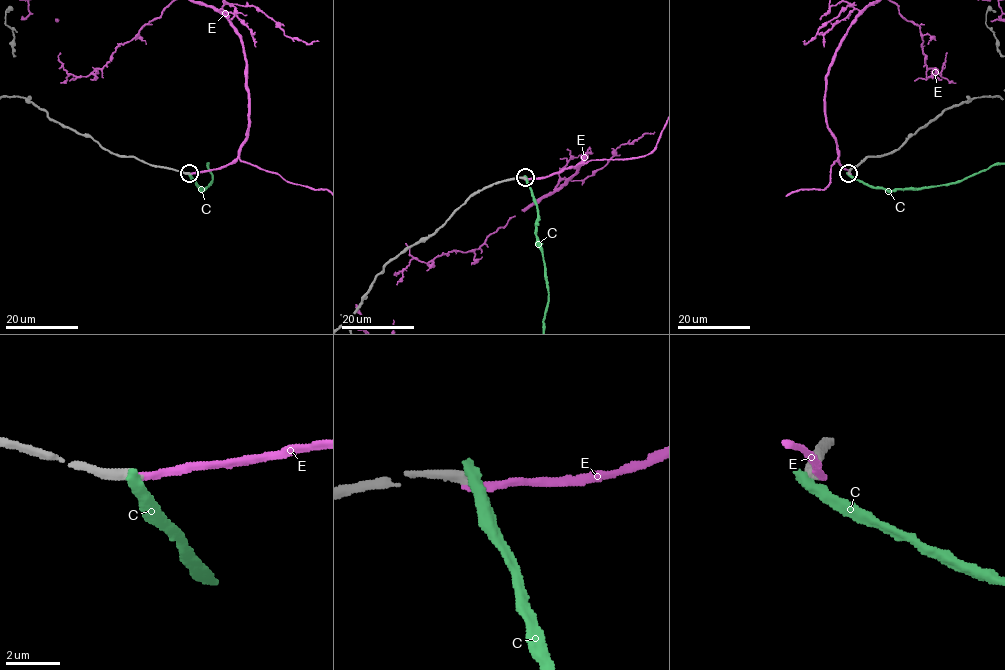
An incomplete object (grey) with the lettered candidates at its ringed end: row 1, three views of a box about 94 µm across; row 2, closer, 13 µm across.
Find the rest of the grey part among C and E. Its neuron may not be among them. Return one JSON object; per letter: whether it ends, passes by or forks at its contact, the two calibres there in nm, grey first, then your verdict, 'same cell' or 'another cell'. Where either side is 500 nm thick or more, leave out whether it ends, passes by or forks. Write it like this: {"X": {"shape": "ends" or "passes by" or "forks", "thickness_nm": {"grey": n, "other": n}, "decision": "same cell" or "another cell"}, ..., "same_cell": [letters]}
{"C": {"thickness_nm": {"grey": 400, "other": 500}, "decision": "another cell"}, "E": {"shape": "ends", "thickness_nm": {"grey": 400, "other": 280}, "decision": "another cell"}, "same_cell": []}

